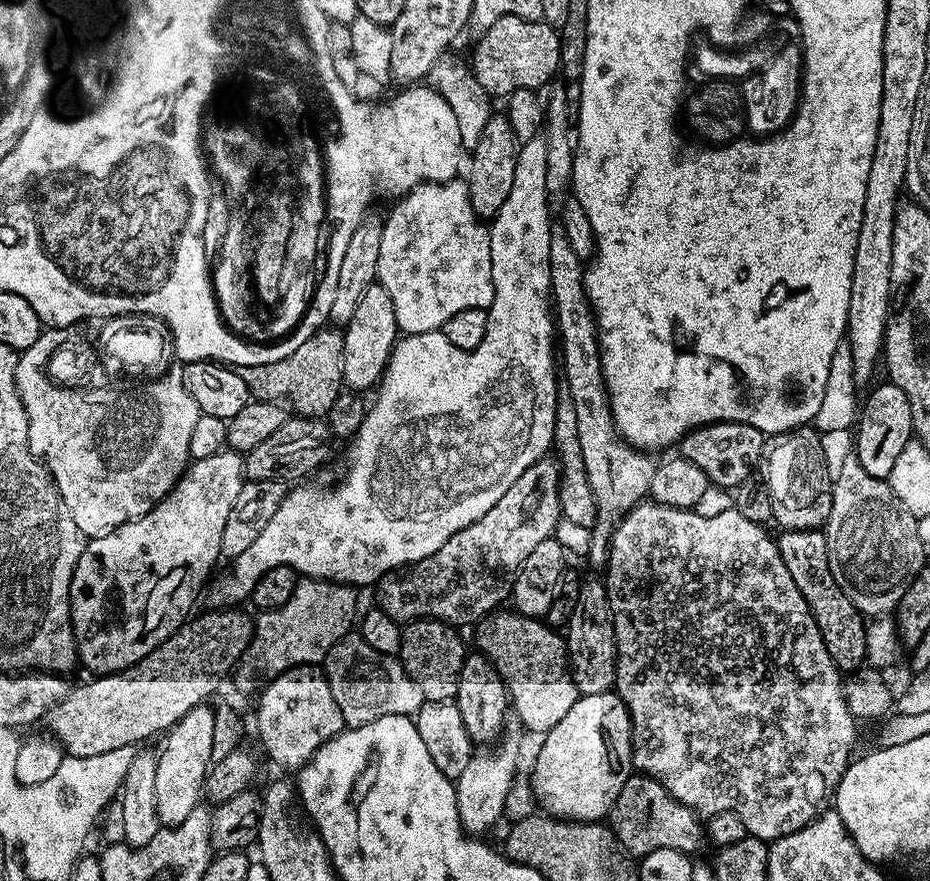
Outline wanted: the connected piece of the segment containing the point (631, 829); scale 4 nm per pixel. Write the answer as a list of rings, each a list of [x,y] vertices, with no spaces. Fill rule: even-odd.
[[[633,774],[622,786],[622,792],[612,806],[610,827],[620,847],[633,858],[650,854],[654,850],[673,848],[685,854],[692,851],[702,840],[702,820],[691,808],[682,806],[652,776]]]

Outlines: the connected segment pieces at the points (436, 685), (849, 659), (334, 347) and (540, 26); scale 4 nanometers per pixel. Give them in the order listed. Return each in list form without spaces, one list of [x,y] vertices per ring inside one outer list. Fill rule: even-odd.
[[[410,620],[401,627],[400,650],[398,659],[406,674],[414,682],[418,682],[418,690],[422,690],[425,700],[455,700],[458,690],[458,678],[462,674],[462,666],[466,649],[464,640],[457,629],[443,620]]]
[[[792,528],[781,536],[777,535],[775,542],[782,554],[782,562],[786,562],[786,570],[790,570],[790,578],[794,578],[794,586],[798,586],[802,598],[806,598],[806,606],[822,634],[822,642],[826,642],[830,658],[841,673],[855,672],[868,655],[868,624],[864,613],[856,609],[846,594],[842,594],[838,582],[834,582],[834,574],[830,574],[830,558],[826,554],[823,531]]]
[[[325,326],[312,337],[306,338],[306,342],[302,342],[294,354],[286,354],[286,358],[278,358],[278,362],[242,366],[238,371],[242,382],[246,382],[249,397],[271,400],[305,418],[324,418],[342,393],[343,345],[343,331],[336,326]]]
[[[503,16],[488,30],[479,33],[477,40],[480,41],[472,52],[470,72],[489,97],[507,98],[514,90],[523,88],[540,90],[557,75],[560,67],[560,34],[542,19],[523,20],[520,16]]]

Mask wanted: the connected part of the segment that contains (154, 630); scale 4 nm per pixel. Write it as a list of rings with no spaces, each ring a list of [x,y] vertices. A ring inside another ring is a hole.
[[[225,450],[210,458],[192,460],[180,481],[147,514],[85,543],[70,582],[72,633],[81,665],[85,664],[92,674],[122,672],[166,642],[193,615],[192,603],[209,583],[216,560],[221,559],[222,530],[245,479],[244,456],[239,452]]]

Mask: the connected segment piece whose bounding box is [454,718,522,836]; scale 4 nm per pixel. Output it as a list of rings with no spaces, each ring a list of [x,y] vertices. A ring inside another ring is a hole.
[[[508,718],[505,719],[502,728],[502,735],[491,747],[487,750],[473,751],[470,763],[464,767],[462,774],[458,774],[454,782],[459,820],[467,835],[485,835],[484,832],[490,826],[501,820],[504,816],[506,794],[509,793],[513,778],[518,775],[516,763],[520,760],[522,725],[519,720]],[[488,750],[489,752],[484,752]]]

